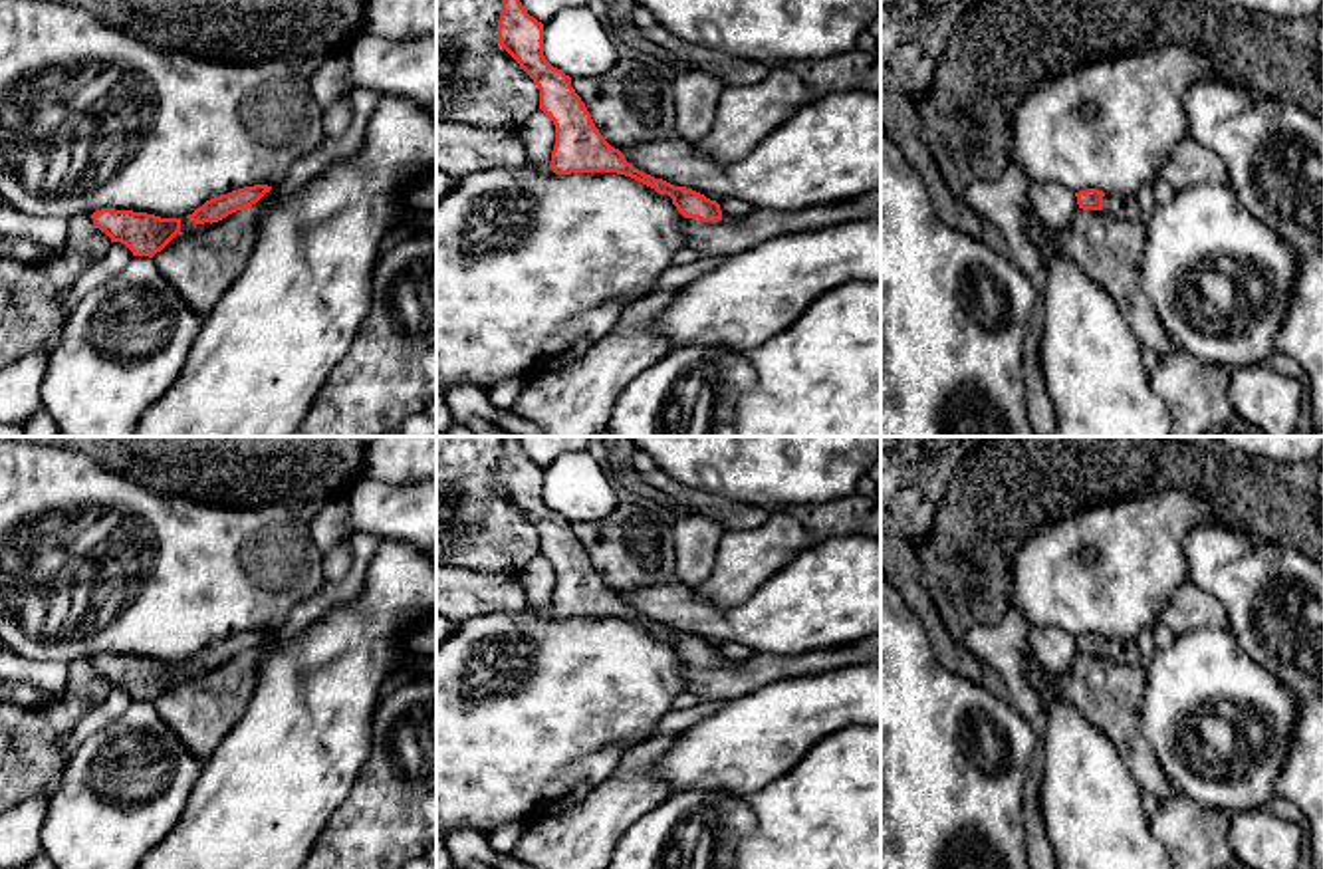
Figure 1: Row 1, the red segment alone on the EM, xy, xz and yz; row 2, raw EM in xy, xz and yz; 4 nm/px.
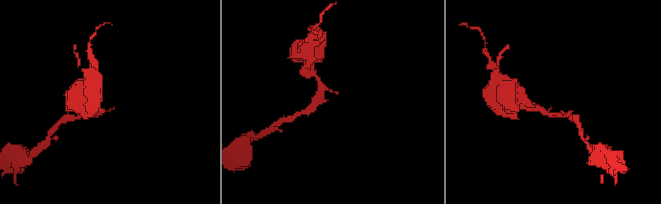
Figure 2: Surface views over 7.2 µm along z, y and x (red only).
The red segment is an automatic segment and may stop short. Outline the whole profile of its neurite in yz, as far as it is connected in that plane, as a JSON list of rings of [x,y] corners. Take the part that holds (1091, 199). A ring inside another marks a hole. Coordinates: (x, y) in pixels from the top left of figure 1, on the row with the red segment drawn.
[[[1087,188],[1075,192],[1077,204],[1083,210],[1103,210],[1107,208],[1111,214],[1127,220],[1141,220],[1141,208],[1137,196],[1123,194],[1105,194],[1097,188]]]

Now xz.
[[[502,0],[498,20],[500,46],[520,63],[540,89],[540,109],[555,125],[549,169],[555,175],[617,173],[631,177],[659,194],[668,194],[686,222],[686,246],[702,256],[730,256],[770,238],[859,222],[881,216],[881,188],[845,204],[803,210],[756,208],[746,216],[722,216],[720,204],[704,194],[674,186],[635,169],[595,127],[591,113],[571,87],[571,77],[543,56],[543,24],[520,0]]]

